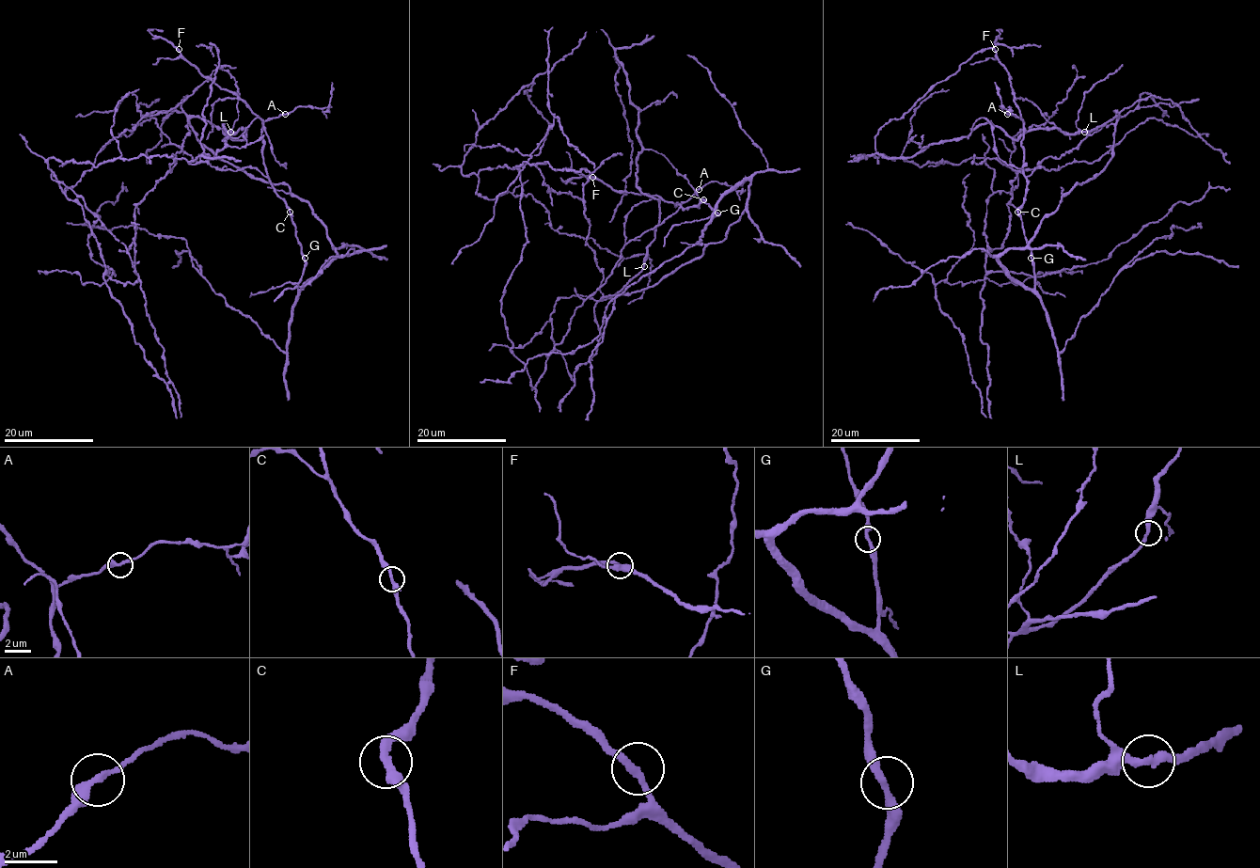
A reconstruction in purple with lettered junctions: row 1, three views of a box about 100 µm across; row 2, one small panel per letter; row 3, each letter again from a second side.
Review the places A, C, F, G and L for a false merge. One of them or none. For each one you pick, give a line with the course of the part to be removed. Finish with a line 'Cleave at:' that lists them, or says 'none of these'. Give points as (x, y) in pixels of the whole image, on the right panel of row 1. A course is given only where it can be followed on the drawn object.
Cleave at: none of these

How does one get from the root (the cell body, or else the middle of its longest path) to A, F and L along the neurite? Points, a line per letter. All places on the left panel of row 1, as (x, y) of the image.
A: (188, 127), (324, 227), (337, 255), (299, 290), (303, 253), (263, 157), (261, 124), (285, 114)
F: (188, 127), (219, 158), (308, 204), (337, 255), (301, 288), (305, 258), (266, 173), (261, 121), (179, 49)
L: (188, 127), (191, 118), (199, 117), (230, 131)

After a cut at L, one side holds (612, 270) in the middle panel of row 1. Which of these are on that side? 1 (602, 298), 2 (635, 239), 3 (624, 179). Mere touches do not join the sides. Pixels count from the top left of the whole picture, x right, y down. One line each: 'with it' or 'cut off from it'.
1: with it
2: with it
3: cut off from it

